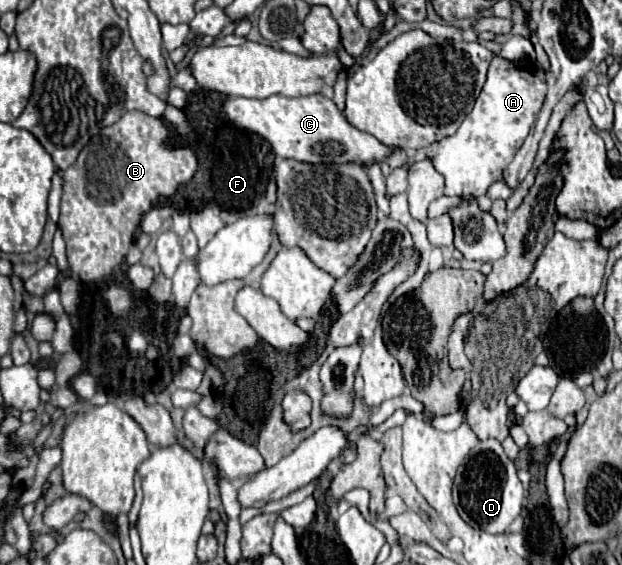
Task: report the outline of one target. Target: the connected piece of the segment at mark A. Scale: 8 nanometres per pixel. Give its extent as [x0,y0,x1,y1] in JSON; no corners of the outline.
[406,58,546,196]

